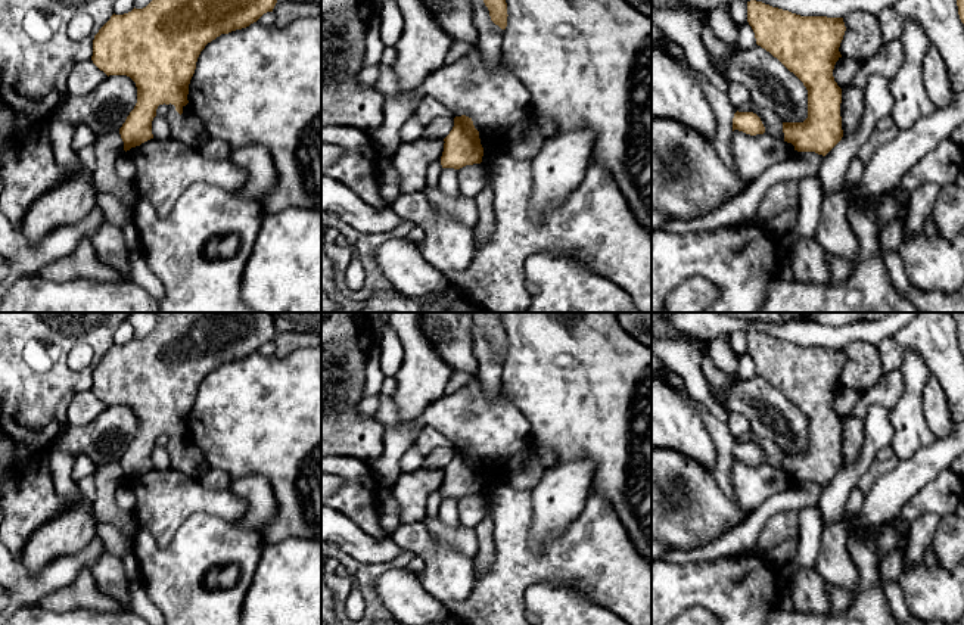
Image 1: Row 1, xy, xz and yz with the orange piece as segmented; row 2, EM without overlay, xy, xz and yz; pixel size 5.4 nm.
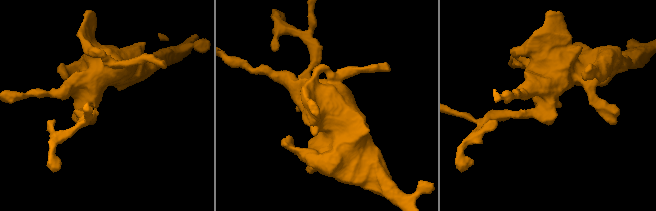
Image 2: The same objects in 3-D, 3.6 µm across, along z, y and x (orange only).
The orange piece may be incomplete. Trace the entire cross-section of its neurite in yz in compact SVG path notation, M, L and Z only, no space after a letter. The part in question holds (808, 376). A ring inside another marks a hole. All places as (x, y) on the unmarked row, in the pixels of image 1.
M750 330L747 332L747 352L755 363L756 374L777 388L808 420L808 448L803 453L783 453L784 472L792 473L797 482L815 482L825 486L843 467L840 447L842 419L833 407L834 395L842 388L839 377L846 361L843 348L800 346Z

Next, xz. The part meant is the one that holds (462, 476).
M466 445L455 447L454 457L444 472L442 498L460 500L482 492L483 478L472 448Z

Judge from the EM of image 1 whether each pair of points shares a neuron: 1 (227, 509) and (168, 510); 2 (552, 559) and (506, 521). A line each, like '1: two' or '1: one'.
1: one
2: one

